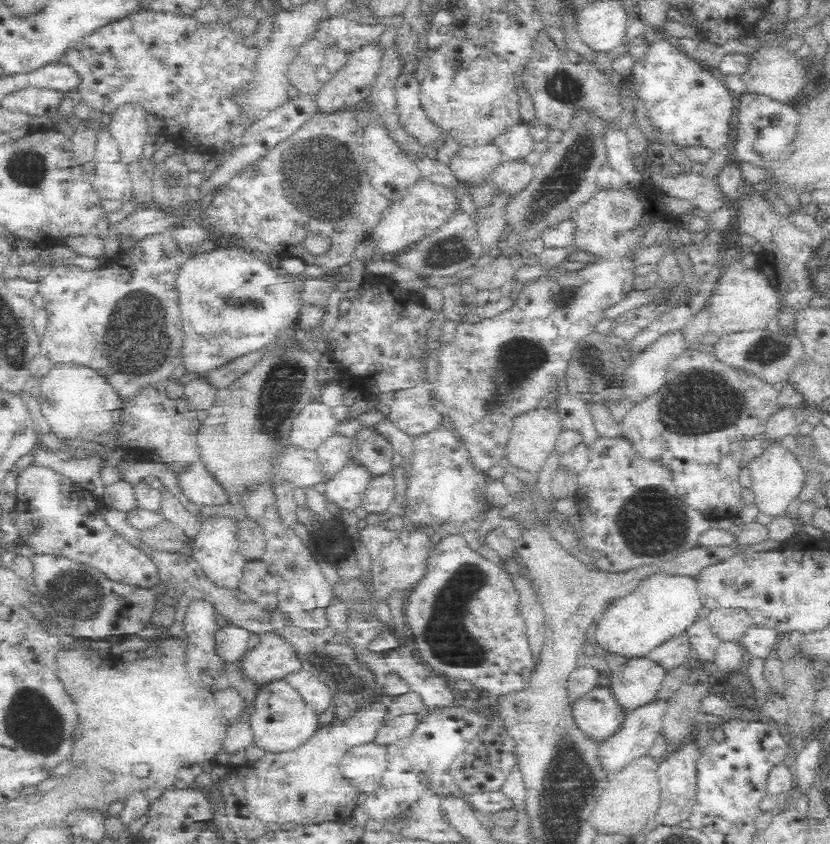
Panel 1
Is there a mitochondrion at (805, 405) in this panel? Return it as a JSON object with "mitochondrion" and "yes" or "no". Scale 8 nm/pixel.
{"mitochondrion":"no"}

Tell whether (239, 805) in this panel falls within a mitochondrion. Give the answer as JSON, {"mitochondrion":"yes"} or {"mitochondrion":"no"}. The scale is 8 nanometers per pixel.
{"mitochondrion":"no"}

